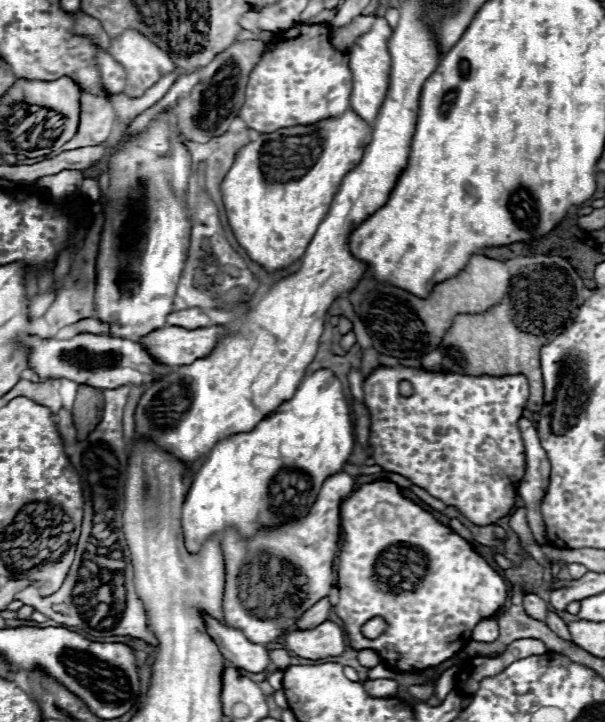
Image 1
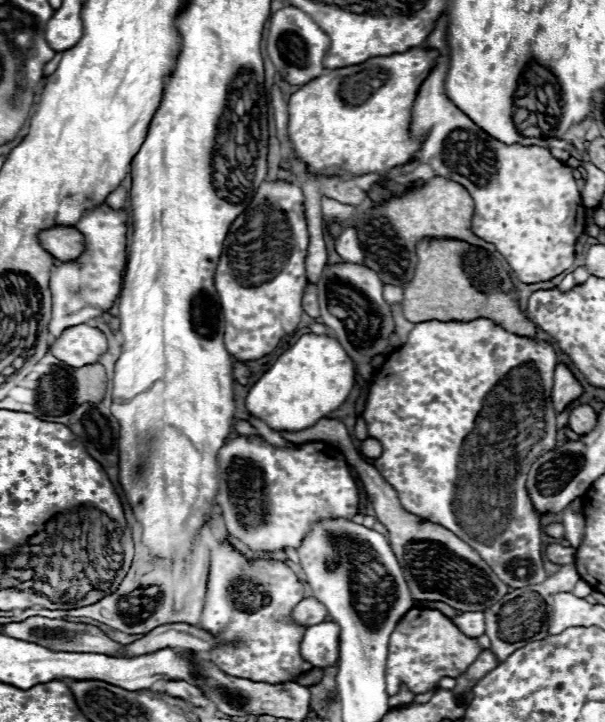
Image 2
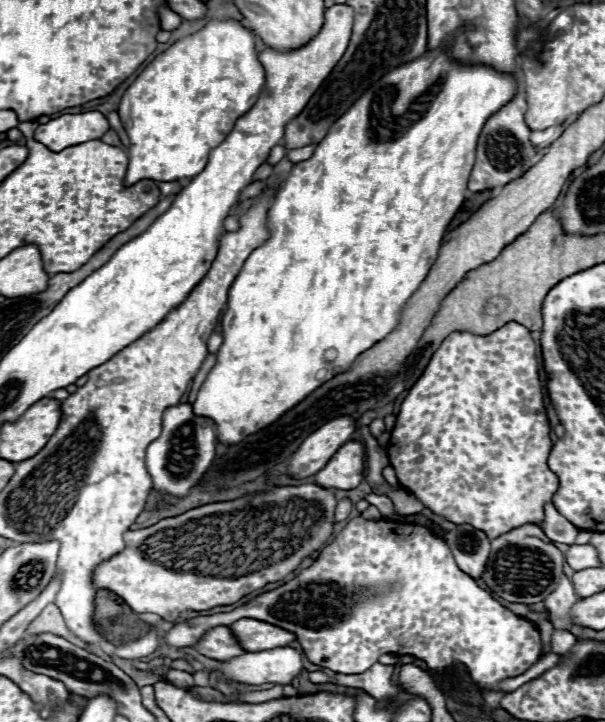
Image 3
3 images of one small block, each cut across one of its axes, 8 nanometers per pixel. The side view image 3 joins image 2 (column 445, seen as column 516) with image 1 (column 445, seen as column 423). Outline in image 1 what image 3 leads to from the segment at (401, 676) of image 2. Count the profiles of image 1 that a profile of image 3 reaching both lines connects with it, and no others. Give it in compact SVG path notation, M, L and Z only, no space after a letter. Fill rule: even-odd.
M370 482L370 484L362 484L358 490L354 490L340 506L340 518L342 518L342 532L344 532L344 542L342 542L342 548L340 548L340 554L338 554L338 590L340 590L340 602L334 606L334 612L338 614L338 618L344 622L344 632L350 640L350 646L354 646L356 650L364 650L364 648L370 648L374 650L380 660L388 662L388 666L396 672L422 672L422 670L428 670L428 668L434 668L438 664L442 664L444 660L452 658L458 650L462 650L472 638L472 630L474 626L488 618L488 616L494 616L496 612L500 612L508 600L508 588L506 588L506 582L504 578L492 570L492 566L478 554L474 552L472 544L468 540L464 540L460 534L456 534L452 528L440 524L430 512L426 512L422 506L418 506L416 502L412 502L410 498L402 496L398 484L394 482ZM372 616L382 616L386 622L388 622L388 628L384 630L384 634L380 634L378 638L370 640L366 636L362 636L360 628L366 620L370 620Z

